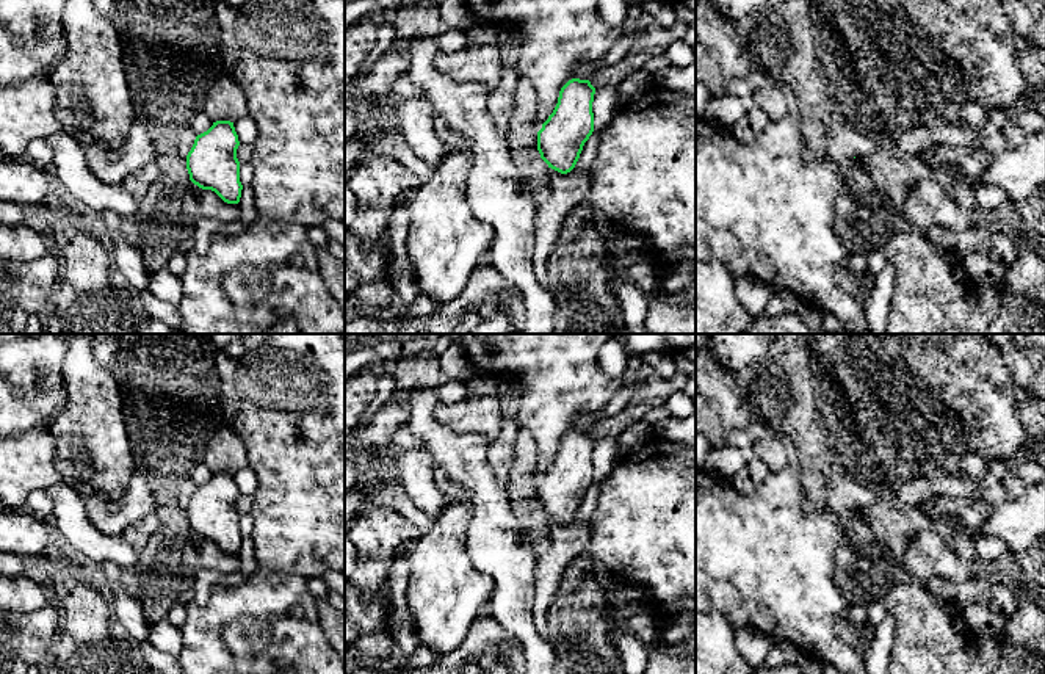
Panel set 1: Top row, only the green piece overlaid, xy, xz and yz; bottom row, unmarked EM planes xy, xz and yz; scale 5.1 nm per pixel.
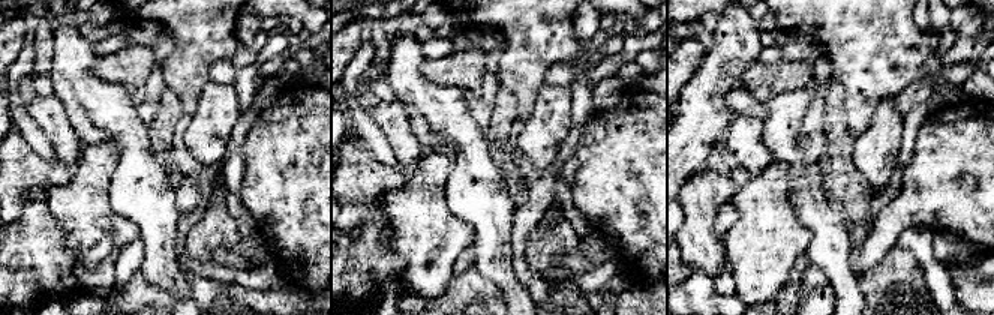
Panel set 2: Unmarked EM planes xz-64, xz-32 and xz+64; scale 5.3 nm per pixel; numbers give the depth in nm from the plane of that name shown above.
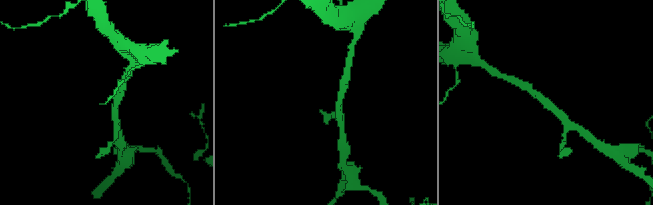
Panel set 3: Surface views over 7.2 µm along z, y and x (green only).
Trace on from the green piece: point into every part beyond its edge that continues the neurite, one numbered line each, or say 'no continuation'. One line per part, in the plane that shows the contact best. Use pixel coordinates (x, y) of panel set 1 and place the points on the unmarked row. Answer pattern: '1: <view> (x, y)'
no continuation

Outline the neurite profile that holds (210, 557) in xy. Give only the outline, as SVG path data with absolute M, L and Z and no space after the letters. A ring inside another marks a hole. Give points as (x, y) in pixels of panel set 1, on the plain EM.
M202 541L199 545L199 564L205 569L232 574L240 567L240 556L224 553L212 541Z

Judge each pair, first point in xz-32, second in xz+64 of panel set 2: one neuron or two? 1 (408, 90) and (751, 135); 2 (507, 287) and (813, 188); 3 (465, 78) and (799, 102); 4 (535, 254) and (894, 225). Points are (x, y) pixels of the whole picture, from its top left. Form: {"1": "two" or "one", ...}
{"1": "two", "2": "one", "3": "two", "4": "two"}

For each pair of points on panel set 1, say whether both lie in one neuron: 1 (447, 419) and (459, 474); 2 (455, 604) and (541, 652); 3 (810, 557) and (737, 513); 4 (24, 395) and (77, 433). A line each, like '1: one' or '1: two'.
1: two
2: two
3: one
4: two

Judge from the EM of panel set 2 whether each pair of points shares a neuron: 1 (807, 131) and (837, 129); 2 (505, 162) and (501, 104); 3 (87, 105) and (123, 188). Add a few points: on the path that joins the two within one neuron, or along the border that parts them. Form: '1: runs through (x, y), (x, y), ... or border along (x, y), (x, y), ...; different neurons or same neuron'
1: border along (823, 122), (825, 149), (817, 164); different neurons
2: runs through (501, 147), (501, 119); same neuron
3: runs through (108, 125), (128, 144), (128, 167); same neuron

